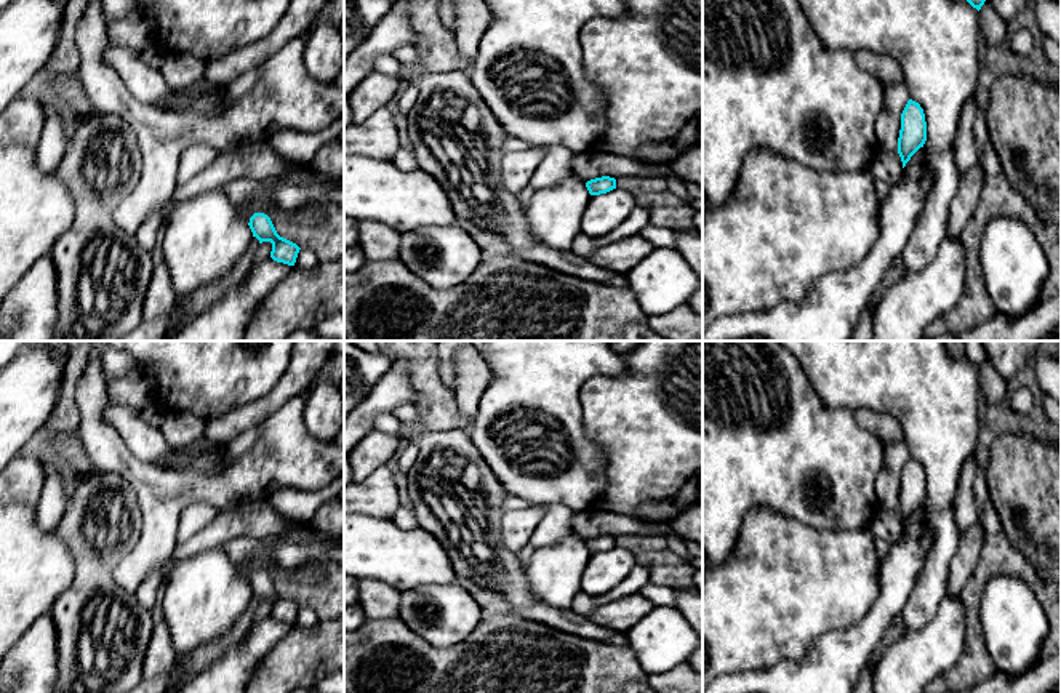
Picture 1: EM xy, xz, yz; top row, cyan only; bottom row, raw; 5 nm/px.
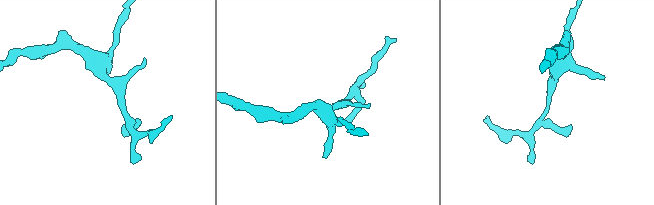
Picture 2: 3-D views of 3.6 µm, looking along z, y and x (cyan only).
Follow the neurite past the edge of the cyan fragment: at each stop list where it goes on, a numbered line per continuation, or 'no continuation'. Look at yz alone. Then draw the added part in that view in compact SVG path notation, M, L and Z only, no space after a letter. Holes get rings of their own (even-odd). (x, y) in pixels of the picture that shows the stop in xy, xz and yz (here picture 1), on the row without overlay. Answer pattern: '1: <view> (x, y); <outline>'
no continuation

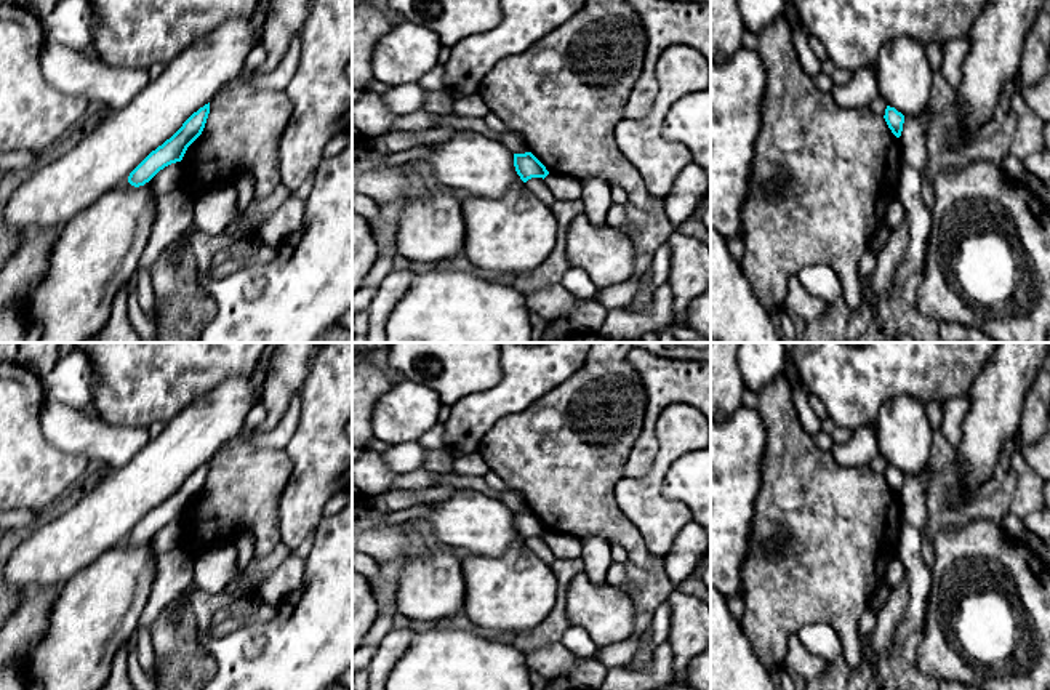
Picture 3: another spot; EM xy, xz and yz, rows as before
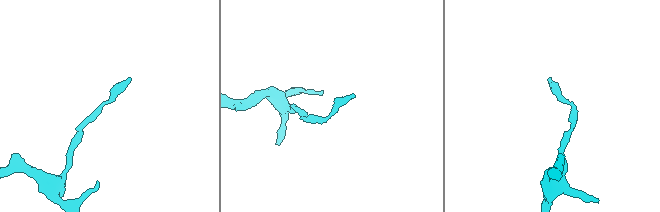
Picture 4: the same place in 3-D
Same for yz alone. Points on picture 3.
no continuation

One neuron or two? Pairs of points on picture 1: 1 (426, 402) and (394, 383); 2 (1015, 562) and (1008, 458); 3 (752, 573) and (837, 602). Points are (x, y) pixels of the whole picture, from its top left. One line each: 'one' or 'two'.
1: two
2: two
3: one

